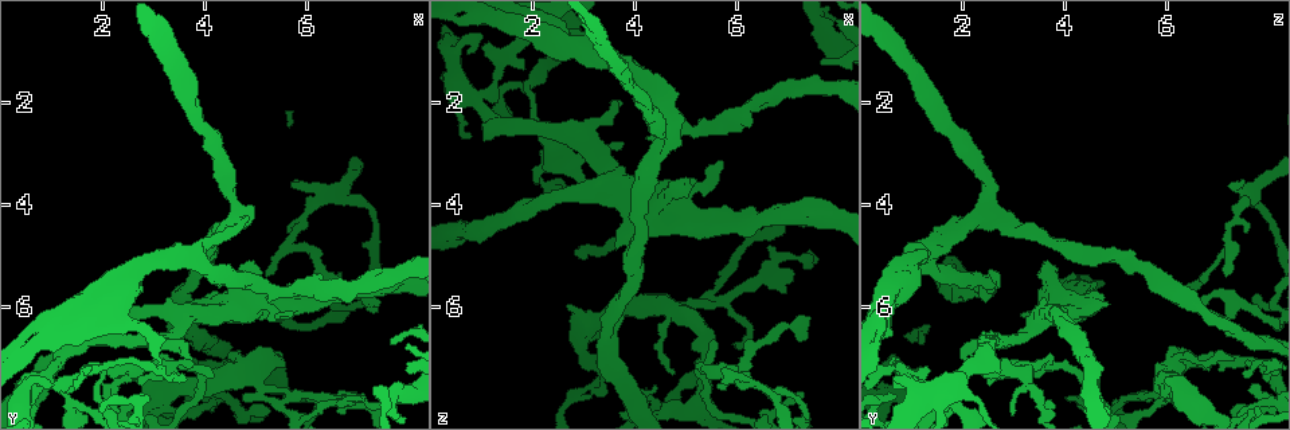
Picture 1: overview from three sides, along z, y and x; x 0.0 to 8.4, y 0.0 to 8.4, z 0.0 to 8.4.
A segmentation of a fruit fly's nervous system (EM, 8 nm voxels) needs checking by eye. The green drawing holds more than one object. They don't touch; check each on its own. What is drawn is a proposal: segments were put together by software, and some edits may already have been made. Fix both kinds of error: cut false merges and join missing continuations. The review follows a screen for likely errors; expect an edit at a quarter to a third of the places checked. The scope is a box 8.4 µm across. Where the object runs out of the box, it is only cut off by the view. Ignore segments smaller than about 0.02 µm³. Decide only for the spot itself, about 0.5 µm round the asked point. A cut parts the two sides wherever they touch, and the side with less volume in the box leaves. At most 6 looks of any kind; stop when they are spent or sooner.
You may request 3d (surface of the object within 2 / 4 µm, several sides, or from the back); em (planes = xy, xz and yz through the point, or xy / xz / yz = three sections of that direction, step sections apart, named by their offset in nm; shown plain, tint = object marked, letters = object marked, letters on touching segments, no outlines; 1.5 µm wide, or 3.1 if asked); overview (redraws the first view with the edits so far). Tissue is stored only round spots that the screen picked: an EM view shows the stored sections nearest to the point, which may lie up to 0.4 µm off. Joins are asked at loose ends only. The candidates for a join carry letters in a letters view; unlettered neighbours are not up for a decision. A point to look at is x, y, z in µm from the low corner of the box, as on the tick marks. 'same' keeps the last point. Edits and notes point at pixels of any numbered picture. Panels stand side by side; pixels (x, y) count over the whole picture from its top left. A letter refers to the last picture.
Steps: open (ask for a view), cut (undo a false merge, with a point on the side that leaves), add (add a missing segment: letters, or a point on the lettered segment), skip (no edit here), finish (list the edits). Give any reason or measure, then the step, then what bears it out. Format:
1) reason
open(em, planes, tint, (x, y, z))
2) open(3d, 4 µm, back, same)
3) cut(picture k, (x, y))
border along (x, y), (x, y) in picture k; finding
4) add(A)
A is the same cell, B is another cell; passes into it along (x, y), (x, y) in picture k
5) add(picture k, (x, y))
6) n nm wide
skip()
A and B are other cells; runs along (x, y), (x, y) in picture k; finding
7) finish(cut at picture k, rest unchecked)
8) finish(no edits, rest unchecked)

thick end
open(em, xy, step 4, plain, (3.65, 5.90, 4.85))

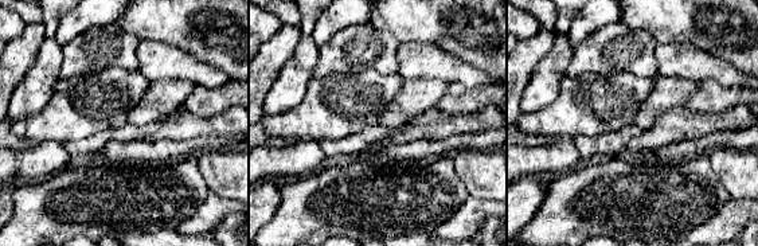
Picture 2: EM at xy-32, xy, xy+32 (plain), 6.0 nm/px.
open(em, xy, step 4, letters, same)

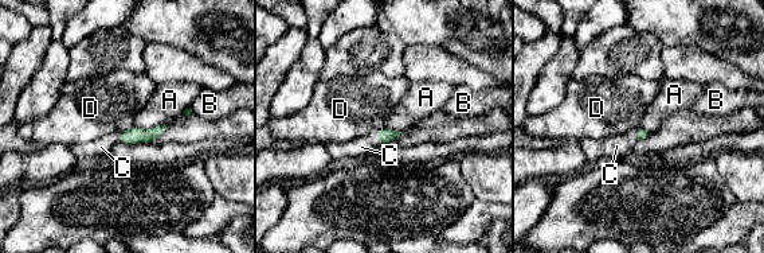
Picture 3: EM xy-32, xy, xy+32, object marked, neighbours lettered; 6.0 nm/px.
add(C)
C is the same cell, A, B and D are other cells; the neuron continues

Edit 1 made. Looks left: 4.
open(overview)

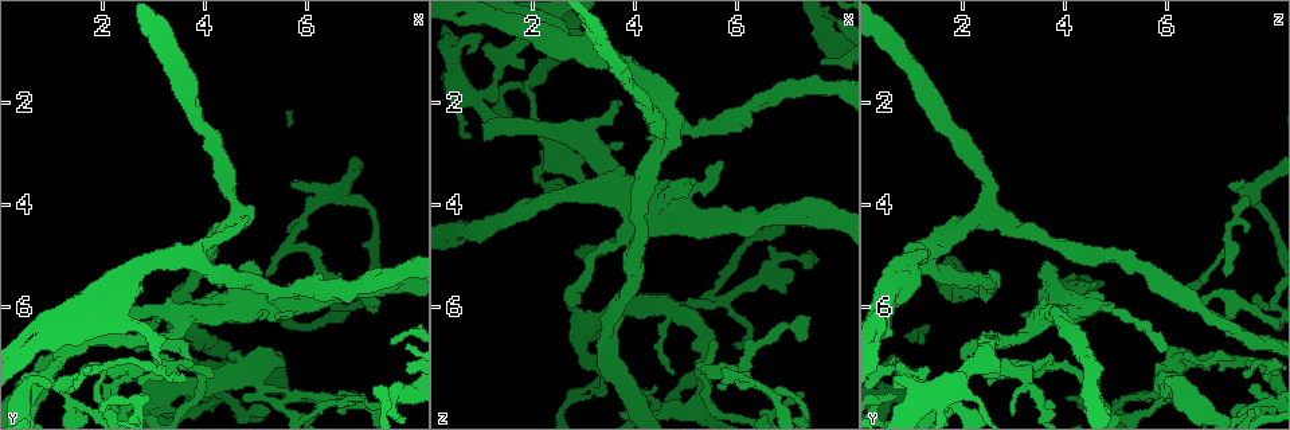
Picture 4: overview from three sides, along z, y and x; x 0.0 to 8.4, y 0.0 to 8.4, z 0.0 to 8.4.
branch stops here
open(em, yz, step 8, letters, (5.65, 6.15, 3.20))

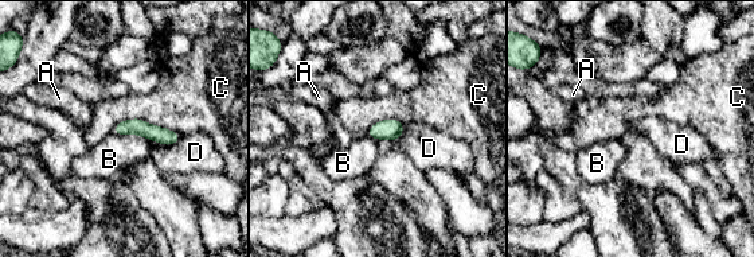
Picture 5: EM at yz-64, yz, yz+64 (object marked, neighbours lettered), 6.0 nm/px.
another direction
open(em, planes, letters, same)

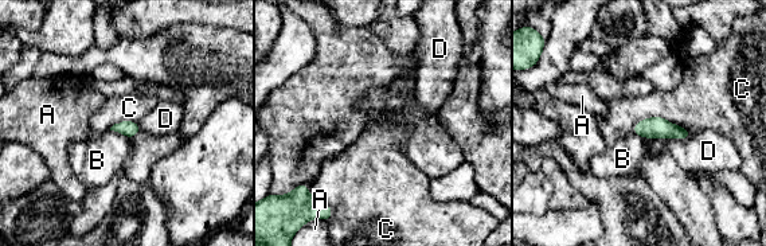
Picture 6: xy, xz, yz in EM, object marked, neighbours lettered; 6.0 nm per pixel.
100 nm wide
skip()
A, B, C and D are other cells; border along (632, 132), (664, 140) in picture 6; no lettered segment goes on from it

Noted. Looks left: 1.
finish(add at picture 3, rest unchecked)

